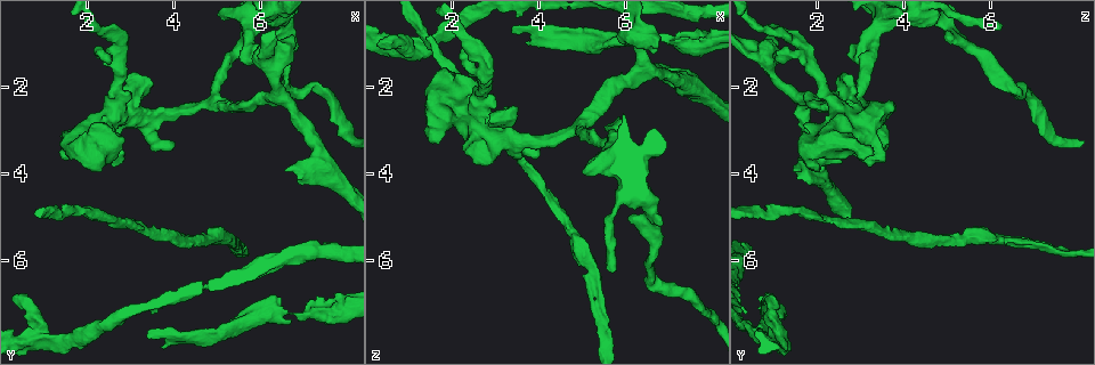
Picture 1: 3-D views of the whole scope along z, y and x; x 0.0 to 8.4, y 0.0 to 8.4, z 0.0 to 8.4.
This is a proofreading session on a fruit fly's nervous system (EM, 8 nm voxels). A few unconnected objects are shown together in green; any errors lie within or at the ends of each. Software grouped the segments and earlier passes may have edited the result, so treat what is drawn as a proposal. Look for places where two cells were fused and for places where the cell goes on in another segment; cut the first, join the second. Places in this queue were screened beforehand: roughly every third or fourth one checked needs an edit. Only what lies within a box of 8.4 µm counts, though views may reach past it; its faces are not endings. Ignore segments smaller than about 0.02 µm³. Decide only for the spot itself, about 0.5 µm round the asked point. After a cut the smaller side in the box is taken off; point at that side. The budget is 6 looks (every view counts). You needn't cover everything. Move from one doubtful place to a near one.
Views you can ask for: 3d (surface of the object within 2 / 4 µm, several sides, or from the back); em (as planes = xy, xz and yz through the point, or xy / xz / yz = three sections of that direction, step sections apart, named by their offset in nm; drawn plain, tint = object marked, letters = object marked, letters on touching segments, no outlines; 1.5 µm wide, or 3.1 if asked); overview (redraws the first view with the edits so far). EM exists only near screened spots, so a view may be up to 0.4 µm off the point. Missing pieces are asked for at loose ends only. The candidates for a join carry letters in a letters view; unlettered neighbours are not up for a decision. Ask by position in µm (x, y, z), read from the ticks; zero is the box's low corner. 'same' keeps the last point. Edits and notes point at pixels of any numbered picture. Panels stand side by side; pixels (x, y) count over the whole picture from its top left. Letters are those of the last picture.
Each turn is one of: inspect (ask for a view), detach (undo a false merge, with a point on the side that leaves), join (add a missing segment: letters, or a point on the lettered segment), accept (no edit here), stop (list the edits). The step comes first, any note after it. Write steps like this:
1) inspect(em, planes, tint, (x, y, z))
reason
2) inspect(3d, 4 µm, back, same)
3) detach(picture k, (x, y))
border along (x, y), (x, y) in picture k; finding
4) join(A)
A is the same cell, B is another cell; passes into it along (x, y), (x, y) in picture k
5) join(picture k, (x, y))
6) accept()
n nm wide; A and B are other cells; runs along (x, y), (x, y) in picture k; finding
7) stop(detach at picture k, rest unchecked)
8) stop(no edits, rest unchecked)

inspect(3d, 2 µm, (6.55, 3.90, 1.45))
free end

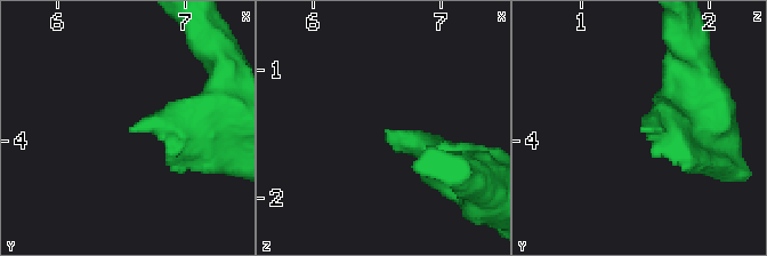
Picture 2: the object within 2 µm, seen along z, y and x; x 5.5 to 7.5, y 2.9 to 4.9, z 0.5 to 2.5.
inspect(em, xy, step 4, letters, (6.56, 3.92, 1.44))

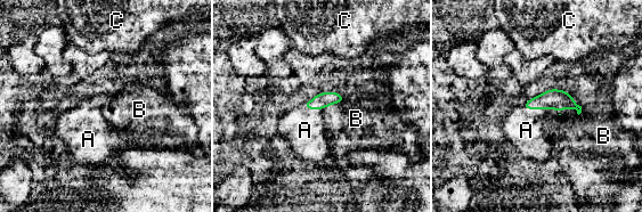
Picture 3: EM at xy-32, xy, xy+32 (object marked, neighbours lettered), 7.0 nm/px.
inspect(em, planes, letters, same)
cut it another way

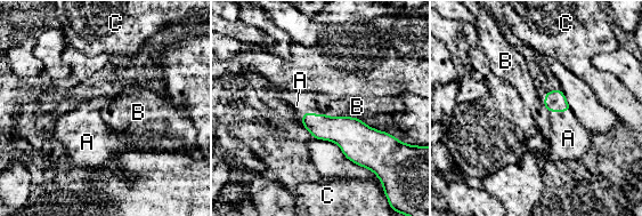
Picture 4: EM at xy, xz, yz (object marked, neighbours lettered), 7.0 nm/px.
join(A)
A is the same cell, B and C are other cells; passes into it along (554, 101), (559, 111), (568, 138) in picture 4; it goes on there

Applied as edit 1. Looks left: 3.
inspect(overview)

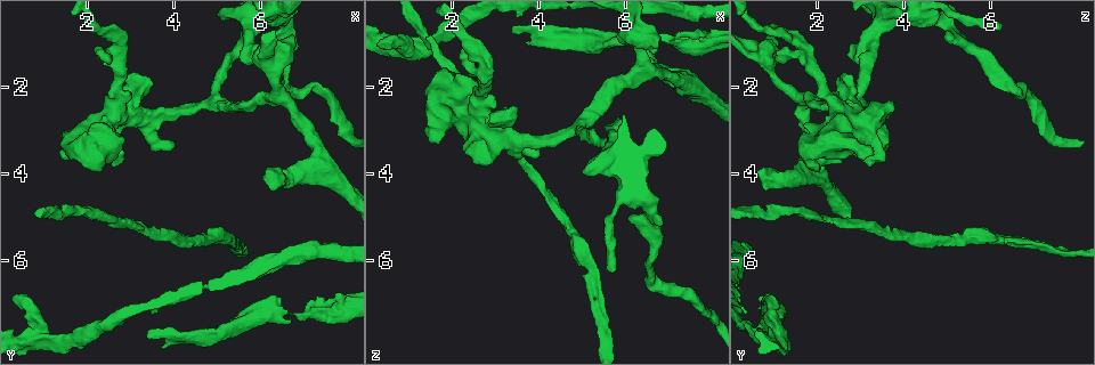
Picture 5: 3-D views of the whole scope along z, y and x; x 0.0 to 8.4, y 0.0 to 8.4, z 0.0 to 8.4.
inspect(em, xy, step 4, letters, (2.55, 3.80, 3.20))
stops while still wide

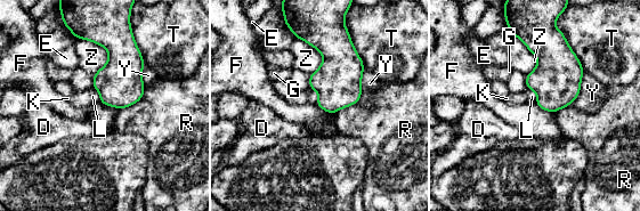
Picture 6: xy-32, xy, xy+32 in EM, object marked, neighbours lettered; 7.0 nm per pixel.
inspect(em, planes, letters, same)

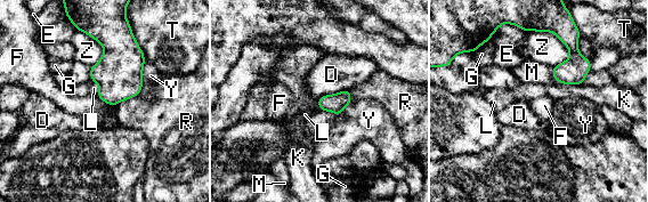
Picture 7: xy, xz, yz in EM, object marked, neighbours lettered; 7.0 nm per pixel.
accept()
D, E, F, G, K, L, M, R, T, Y and Z are other cells; none of them fits

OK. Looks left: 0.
stop(join at picture 4, rest unchecked)

